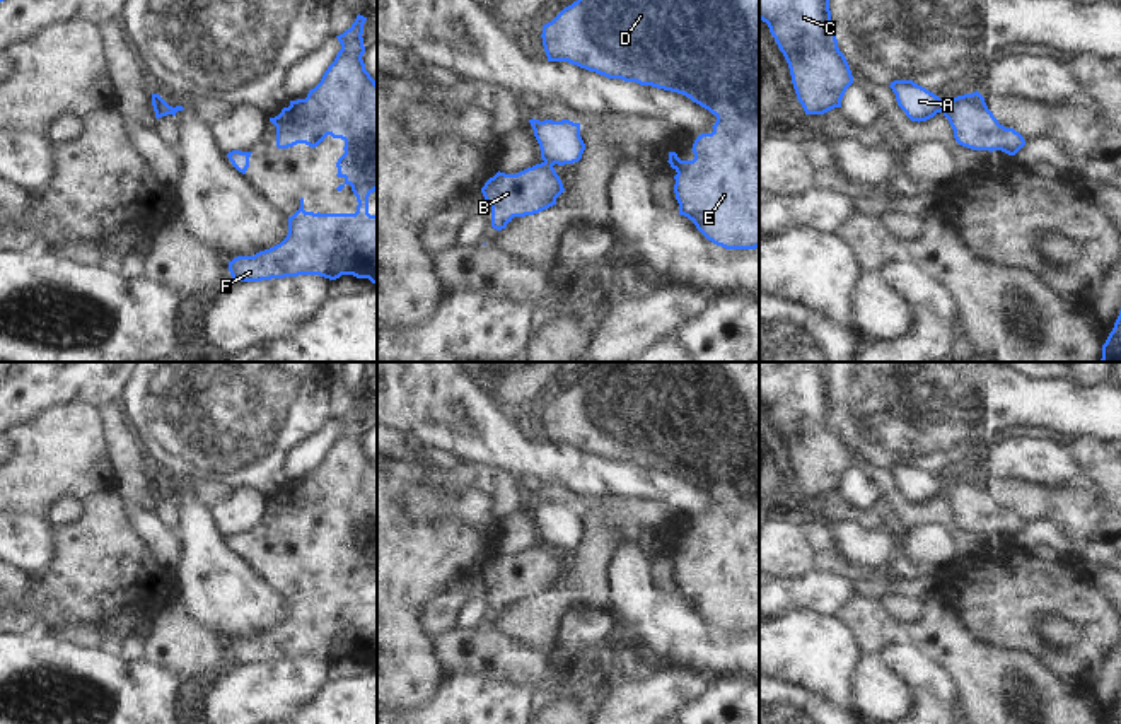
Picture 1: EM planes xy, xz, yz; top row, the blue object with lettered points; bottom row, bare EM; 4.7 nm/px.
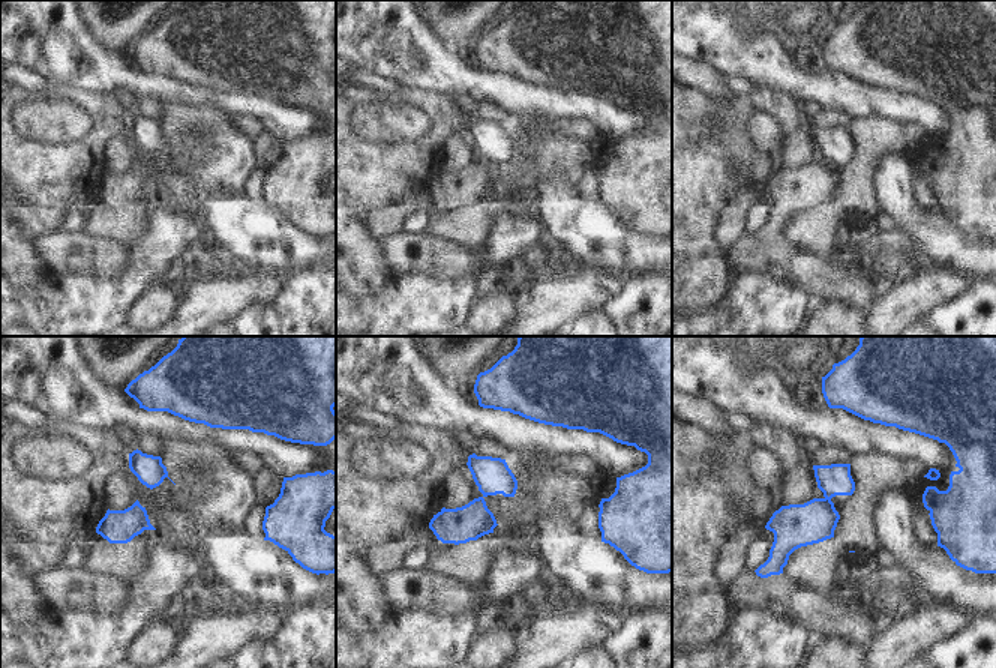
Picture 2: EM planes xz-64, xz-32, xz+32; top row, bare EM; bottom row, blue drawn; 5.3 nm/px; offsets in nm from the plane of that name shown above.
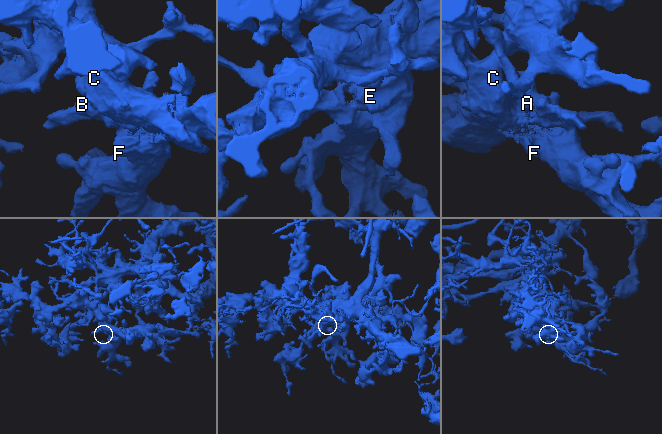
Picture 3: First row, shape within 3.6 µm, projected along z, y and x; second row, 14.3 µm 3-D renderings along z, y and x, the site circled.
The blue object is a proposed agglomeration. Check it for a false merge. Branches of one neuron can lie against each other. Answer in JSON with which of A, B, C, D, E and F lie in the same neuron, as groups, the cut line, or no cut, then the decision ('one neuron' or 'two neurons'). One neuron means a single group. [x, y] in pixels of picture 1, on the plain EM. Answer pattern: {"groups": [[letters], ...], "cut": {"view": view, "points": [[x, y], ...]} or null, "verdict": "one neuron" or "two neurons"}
{"groups": [["A"], ["B", "C", "D", "E", "F"]], "cut": {"view": "xz", "points": [[545, 543], [551, 548]]}, "verdict": "two neurons"}

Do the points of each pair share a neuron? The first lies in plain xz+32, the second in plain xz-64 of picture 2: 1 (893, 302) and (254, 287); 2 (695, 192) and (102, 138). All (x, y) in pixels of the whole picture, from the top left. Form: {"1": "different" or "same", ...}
{"1": "same", "2": "same"}

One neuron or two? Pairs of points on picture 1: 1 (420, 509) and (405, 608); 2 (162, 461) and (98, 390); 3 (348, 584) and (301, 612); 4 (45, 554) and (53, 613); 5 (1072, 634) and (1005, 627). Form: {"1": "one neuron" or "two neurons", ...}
{"1": "two neurons", "2": "two neurons", "3": "one neuron", "4": "two neurons", "5": "two neurons"}

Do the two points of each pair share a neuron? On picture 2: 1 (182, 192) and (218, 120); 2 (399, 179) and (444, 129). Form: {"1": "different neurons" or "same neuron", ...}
{"1": "same neuron", "2": "same neuron"}

